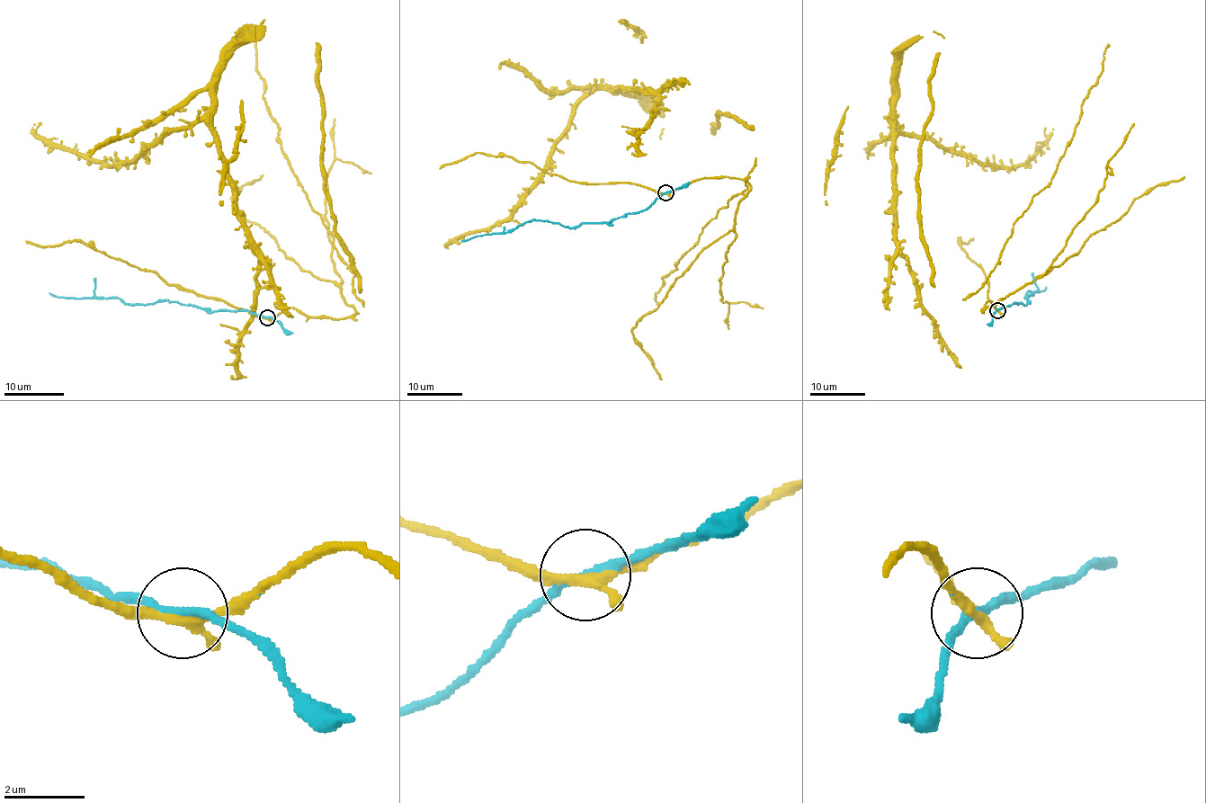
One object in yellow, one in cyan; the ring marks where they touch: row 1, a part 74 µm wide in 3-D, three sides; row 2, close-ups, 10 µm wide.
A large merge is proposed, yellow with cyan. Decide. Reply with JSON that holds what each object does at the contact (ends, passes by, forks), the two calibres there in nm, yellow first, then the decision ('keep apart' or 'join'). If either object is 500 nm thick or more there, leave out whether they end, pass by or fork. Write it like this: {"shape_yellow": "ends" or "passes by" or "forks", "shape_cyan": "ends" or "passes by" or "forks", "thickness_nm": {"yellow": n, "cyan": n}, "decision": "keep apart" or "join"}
{"shape_yellow": "forks", "shape_cyan": "passes by", "thickness_nm": {"yellow": 220, "cyan": 190}, "decision": "join"}

